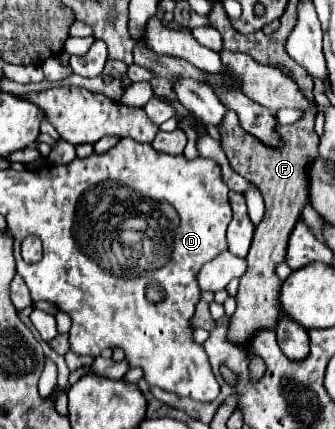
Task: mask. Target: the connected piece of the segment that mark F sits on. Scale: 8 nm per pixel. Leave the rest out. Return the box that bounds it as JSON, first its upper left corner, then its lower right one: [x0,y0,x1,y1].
[223,110,319,344]

